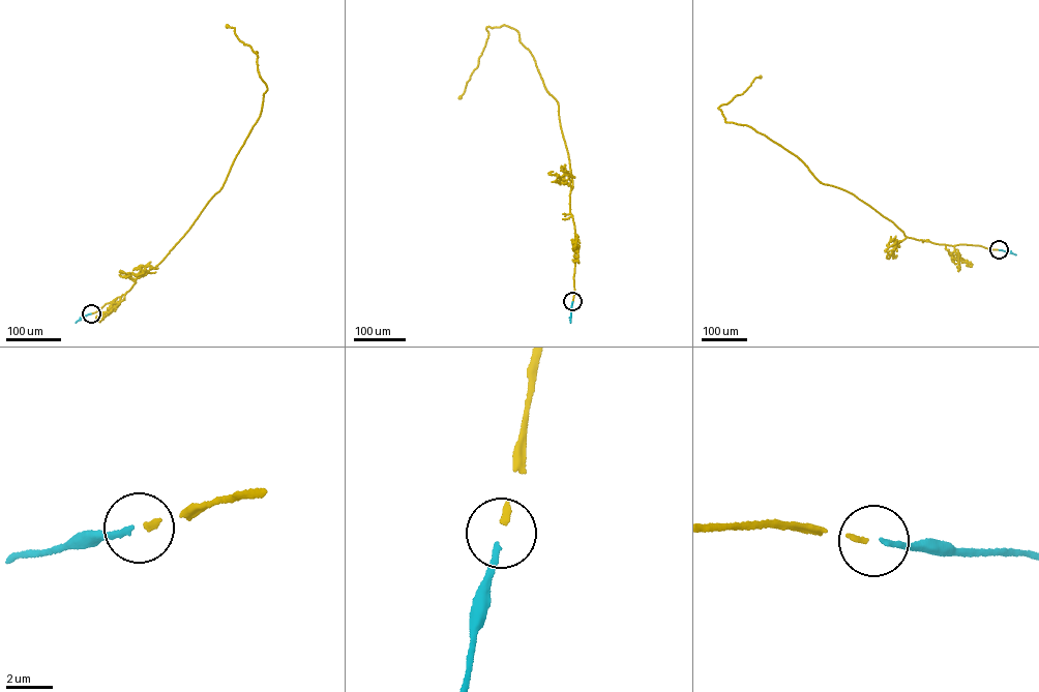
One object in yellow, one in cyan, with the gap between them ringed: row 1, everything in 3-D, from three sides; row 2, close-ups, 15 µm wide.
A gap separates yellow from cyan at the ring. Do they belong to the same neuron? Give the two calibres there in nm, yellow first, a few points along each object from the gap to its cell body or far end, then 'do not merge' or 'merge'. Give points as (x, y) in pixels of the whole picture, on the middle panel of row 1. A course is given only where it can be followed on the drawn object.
240 nm thick on the yellow side, 240 nm on the other; yellow runs (572, 301), (572, 181), (558, 102), (516, 30), (486, 27), (478, 65), (459, 97); cyan runs (572, 301), (570, 322); merge

